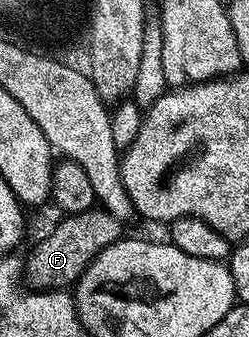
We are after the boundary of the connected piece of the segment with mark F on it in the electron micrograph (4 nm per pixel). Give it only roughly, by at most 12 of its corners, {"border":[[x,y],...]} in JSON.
{"border":[[103,209],[65,215],[33,247],[34,291],[69,289],[93,258],[122,242]]}

